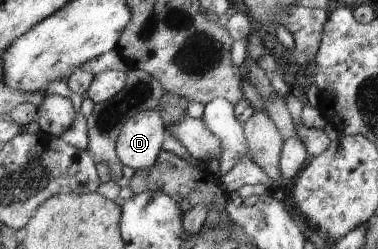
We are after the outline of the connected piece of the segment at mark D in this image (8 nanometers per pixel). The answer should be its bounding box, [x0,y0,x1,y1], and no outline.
[116,109,165,170]

